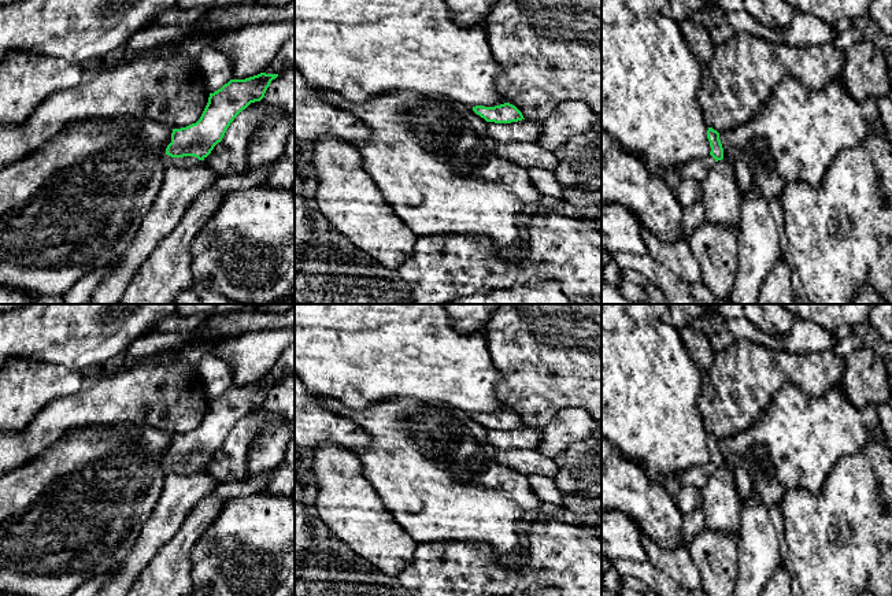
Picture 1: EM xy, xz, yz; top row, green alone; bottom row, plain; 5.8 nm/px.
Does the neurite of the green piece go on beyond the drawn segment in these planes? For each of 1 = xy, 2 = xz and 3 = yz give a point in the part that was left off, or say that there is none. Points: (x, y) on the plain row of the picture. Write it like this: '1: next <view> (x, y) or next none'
1: next xy (187, 467)
2: next none
3: next yz (698, 476)

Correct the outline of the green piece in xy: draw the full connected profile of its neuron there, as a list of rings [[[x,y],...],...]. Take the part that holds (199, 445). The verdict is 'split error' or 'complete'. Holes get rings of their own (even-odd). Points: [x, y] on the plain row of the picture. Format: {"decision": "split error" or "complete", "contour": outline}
{"decision": "split error", "contour": [[[260,380],[245,386],[230,386],[210,400],[208,410],[196,430],[173,436],[166,455],[164,473],[192,474],[204,467],[222,448],[234,425],[251,410],[260,408],[278,381]]]}

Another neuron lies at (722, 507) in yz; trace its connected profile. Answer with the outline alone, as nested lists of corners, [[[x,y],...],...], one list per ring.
[[[729,466],[714,470],[700,488],[706,527],[725,536],[739,537],[741,527],[741,500]]]

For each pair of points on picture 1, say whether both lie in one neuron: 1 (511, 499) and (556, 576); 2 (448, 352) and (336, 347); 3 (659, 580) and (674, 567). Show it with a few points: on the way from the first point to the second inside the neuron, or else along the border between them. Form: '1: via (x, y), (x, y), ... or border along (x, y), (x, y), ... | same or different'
1: border along (539, 514), (526, 524), (524, 551), (513, 554) | different
2: via (421, 352), (407, 347), (363, 347) | same
3: border along (647, 561), (663, 570), (674, 581) | different

